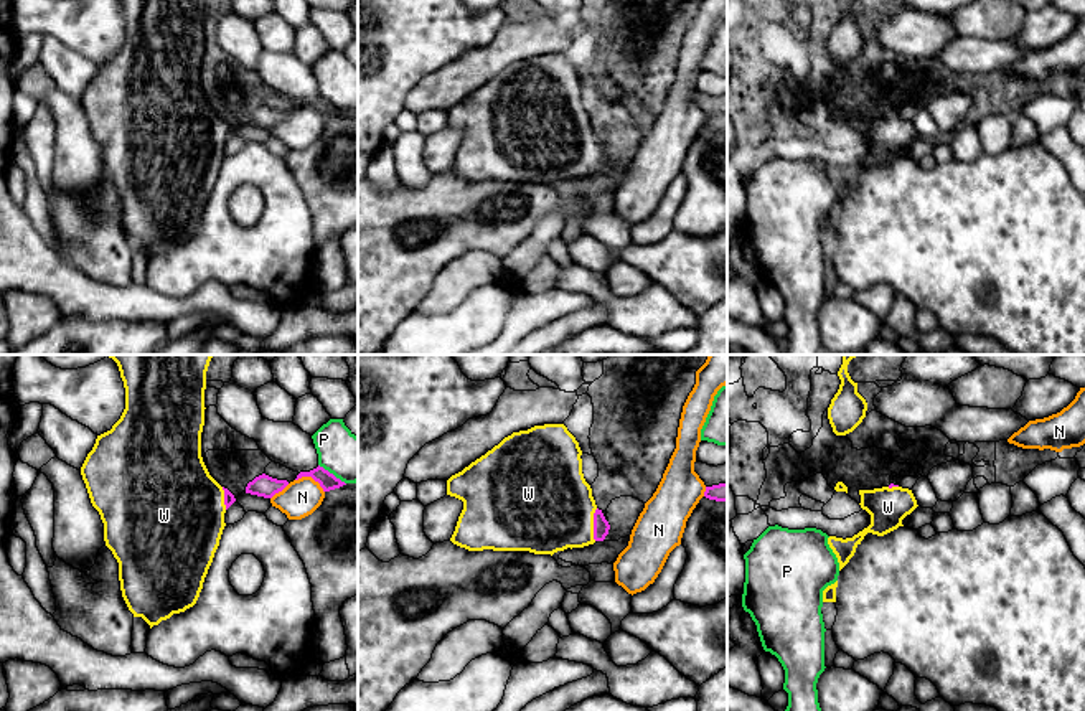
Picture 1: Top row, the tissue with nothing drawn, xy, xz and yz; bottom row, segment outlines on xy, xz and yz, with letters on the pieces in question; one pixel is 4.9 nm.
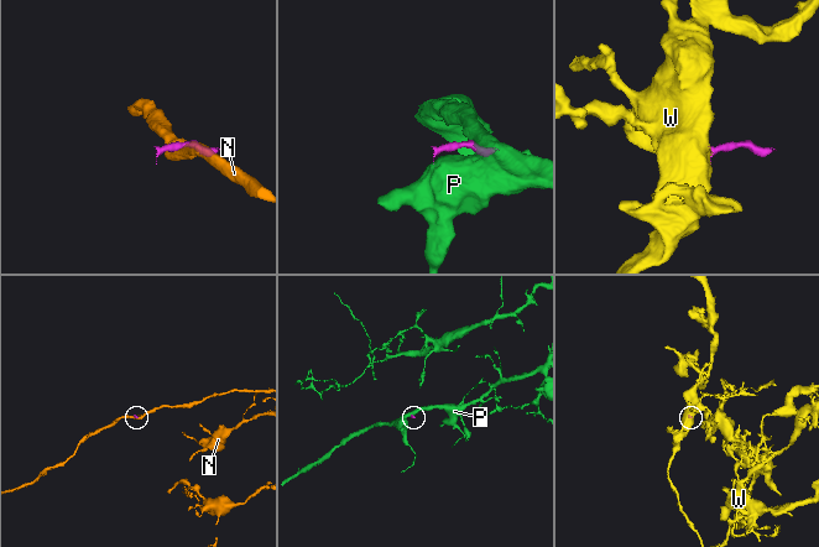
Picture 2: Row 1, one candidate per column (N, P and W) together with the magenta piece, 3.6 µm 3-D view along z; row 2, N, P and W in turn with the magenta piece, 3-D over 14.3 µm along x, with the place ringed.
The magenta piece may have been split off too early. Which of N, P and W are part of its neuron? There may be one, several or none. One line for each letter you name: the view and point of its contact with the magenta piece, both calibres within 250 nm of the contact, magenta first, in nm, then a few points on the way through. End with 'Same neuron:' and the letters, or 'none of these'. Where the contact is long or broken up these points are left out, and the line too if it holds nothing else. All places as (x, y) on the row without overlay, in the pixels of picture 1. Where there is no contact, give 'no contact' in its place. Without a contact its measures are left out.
W: contact xz (594, 155); calibres 80 and 440 nm; way xz (601, 155), (594, 155), (574, 152), (546, 137)
Same neuron: W

